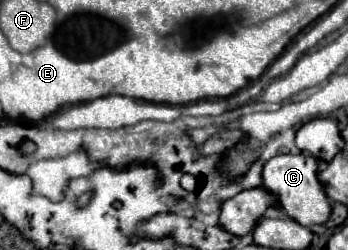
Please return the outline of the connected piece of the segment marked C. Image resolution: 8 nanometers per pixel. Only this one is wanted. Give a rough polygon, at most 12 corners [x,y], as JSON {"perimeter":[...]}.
{"perimeter":[[308,153],[276,155],[262,187],[304,227],[324,225],[332,205]]}

